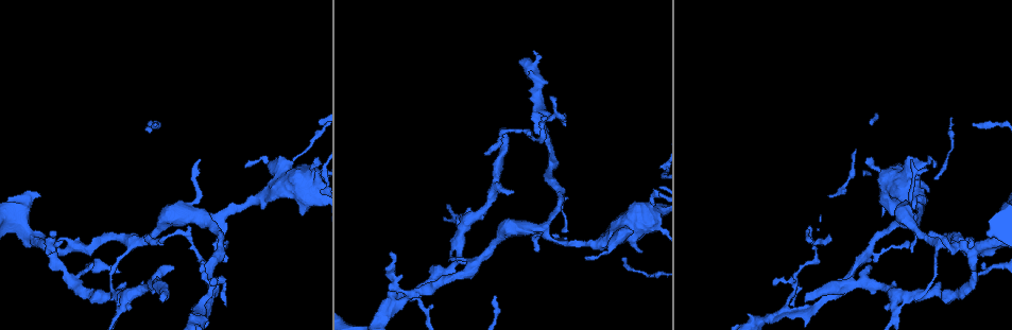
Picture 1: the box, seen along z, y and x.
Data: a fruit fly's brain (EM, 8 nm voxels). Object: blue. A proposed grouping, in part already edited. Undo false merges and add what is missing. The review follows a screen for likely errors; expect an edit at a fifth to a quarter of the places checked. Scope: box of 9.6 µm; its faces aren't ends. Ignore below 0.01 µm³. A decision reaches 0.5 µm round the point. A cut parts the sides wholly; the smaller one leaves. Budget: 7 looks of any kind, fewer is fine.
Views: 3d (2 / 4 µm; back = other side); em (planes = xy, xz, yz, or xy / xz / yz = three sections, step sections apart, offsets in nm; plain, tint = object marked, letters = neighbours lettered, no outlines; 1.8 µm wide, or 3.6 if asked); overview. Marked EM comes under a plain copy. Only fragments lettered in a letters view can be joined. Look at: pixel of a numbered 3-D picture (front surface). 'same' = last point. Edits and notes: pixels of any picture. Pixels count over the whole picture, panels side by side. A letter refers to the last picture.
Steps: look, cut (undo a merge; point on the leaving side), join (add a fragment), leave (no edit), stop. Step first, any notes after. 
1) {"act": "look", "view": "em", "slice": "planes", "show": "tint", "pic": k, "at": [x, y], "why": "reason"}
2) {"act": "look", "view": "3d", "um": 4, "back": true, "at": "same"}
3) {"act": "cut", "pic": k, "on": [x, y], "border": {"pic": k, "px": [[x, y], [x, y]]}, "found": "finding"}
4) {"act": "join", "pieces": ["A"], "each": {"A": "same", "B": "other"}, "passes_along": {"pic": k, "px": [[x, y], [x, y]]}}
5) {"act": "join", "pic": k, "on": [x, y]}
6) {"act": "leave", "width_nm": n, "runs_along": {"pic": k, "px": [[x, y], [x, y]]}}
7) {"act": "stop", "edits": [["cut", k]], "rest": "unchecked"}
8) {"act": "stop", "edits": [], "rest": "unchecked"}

{"act": "look", "view": "3d", "um": 2, "pic": 1, "at": [558, 191], "why": "arms part here"}

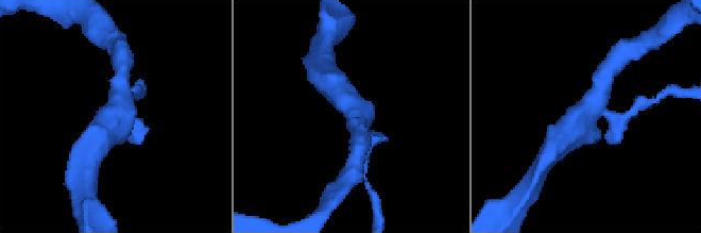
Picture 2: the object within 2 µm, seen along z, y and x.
{"act": "look", "view": "em", "slice": "planes", "show": "tint", "pic": 2, "at": [359, 118], "why": "now the EM"}

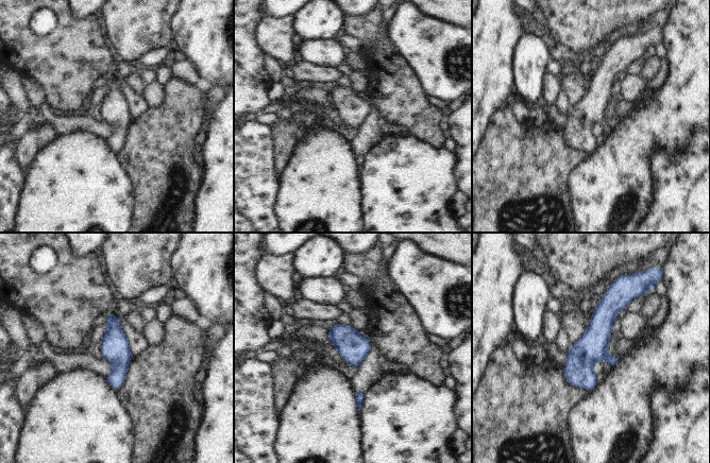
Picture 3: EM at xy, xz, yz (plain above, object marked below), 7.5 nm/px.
{"act": "look", "view": "em", "slice": "planes", "show": "letters", "at": "same", "why": "what lies round it"}

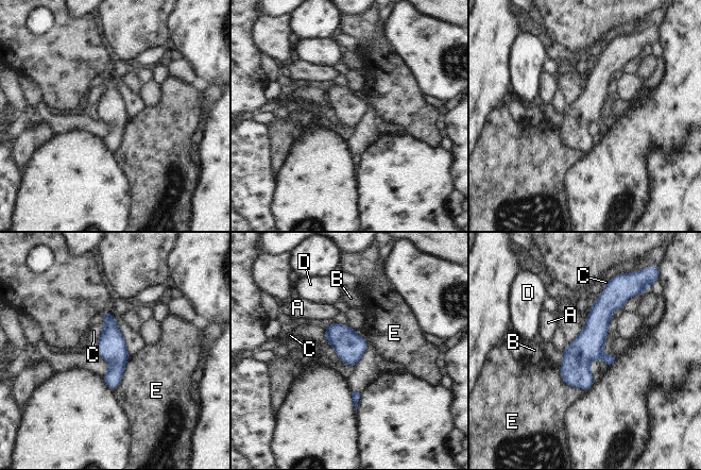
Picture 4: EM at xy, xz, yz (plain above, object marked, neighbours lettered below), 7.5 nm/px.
{"act": "leave", "each": {"A": "other", "B": "other", "C": "other", "D": "other", "E": "other"}, "border": {"pic": 4, "px": [[101, 318], [103, 329], [96, 342]]}, "found": "continuous, no second neuron"}

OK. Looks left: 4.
{"act": "look", "view": "em", "slice": "planes", "show": "letters", "pic": 1, "at": [487, 155], "why": "thin end"}

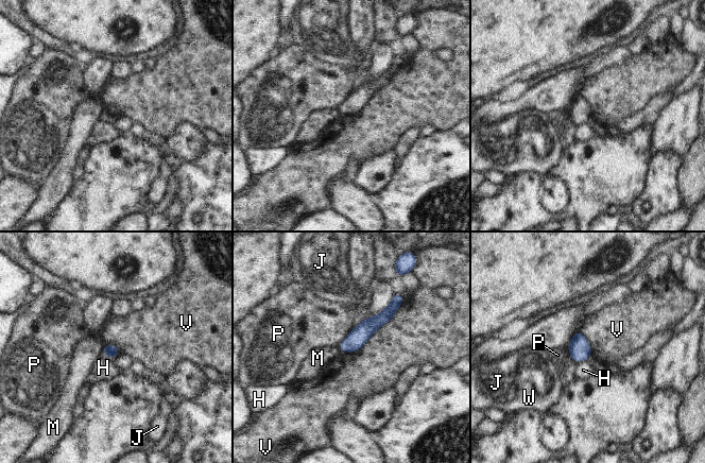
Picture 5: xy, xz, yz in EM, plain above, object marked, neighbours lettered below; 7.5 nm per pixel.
{"act": "leave", "each": {"H": "other", "J": "other", "M": "other", "P": "other", "V": "other", "W": "other"}, "runs_along": {"pic": 5, "px": [[393, 303], [381, 319], [343, 348]]}, "found": "no lettered fragment goes on from it"}

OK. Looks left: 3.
{"act": "look", "view": "em", "slice": "yz", "step": 4, "show": "tint", "pic": 1, "at": [787, 309], "why": "sharp bend"}

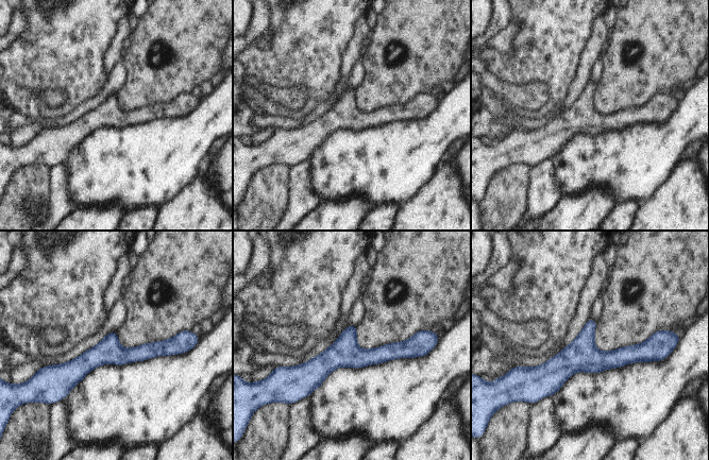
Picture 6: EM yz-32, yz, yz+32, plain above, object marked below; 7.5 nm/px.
{"act": "look", "view": "em", "slice": "planes", "show": "letters", "at": "same"}

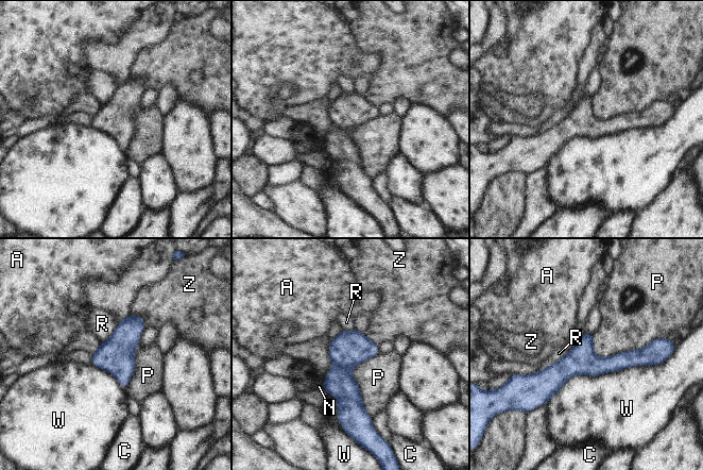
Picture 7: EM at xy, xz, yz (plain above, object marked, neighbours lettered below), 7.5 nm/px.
{"act": "leave", "longest_contact_nm": ["W", 950], "each": {"A": "other", "C": "other", "N": "other", "P": "other", "R": "other", "W": "other", "Z": "other"}, "found": "all the same neuron"}

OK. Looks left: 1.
{"act": "stop", "edits": [], "rest": "unchecked"}

